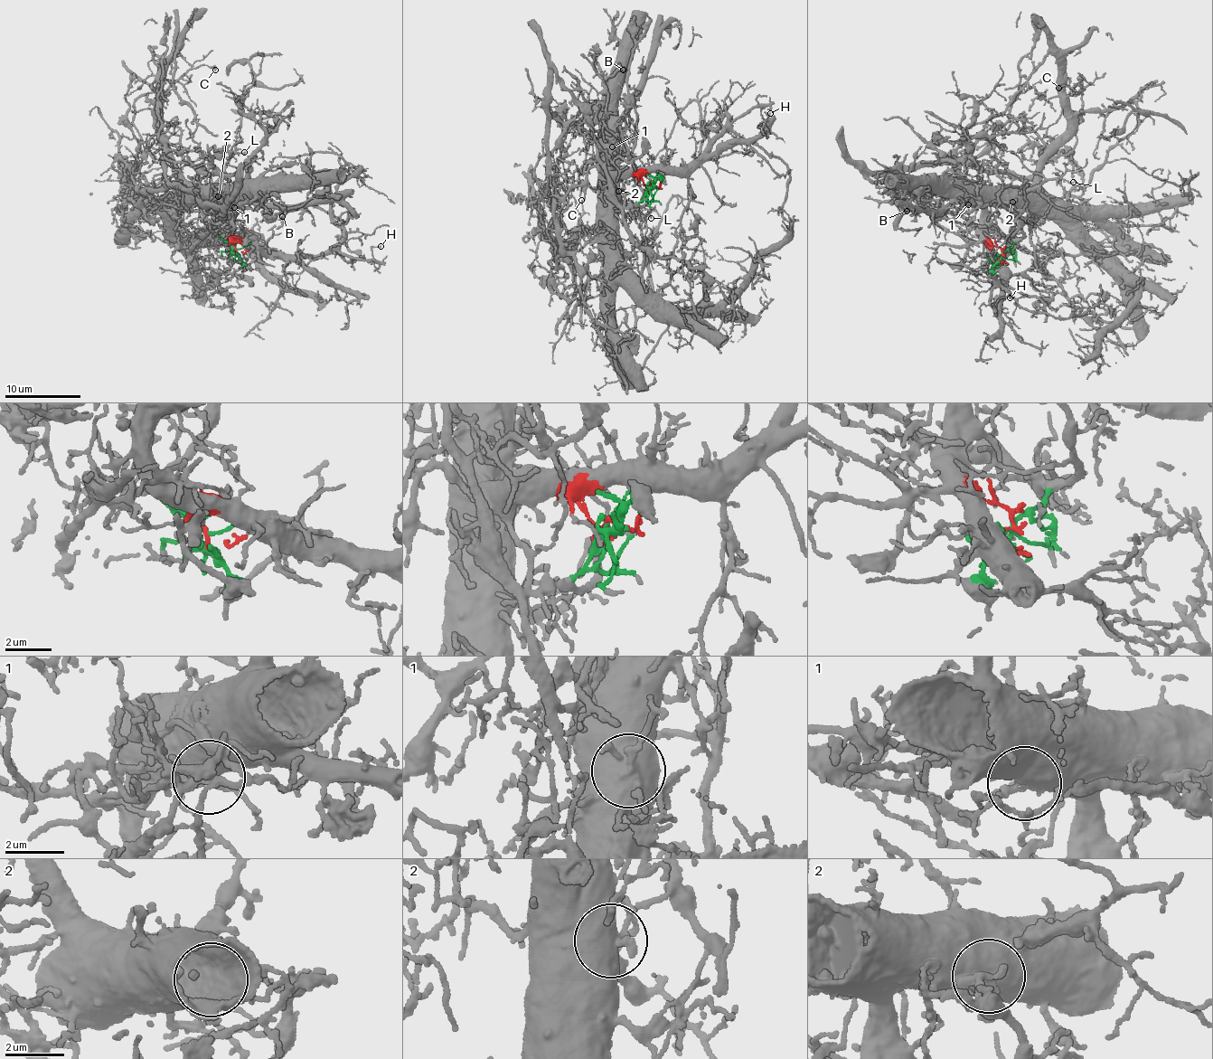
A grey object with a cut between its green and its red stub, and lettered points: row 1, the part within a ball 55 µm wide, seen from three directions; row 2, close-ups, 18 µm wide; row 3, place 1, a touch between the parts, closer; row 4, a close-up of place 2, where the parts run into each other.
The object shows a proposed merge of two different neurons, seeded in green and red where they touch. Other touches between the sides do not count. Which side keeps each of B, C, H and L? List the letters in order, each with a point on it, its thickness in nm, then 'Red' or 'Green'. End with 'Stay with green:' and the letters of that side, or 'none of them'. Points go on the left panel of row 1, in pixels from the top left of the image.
B: Place: (282, 216). Thickness 200 nm. Red
C: Place: (215, 70). Thickness 140 nm. Red
H: Place: (380, 246). Thickness 100 nm. Red
L: Place: (244, 152). Thickness 150 nm. Red
Stay with green: none of them

